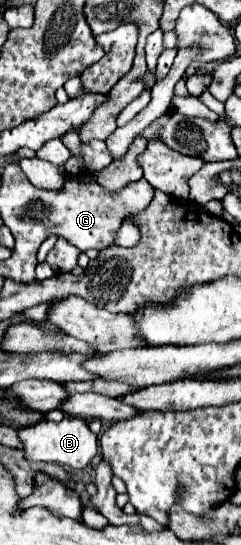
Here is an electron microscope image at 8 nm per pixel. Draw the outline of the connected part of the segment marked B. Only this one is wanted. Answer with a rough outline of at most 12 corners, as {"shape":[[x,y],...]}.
{"shape":[[79,417],[21,427],[29,461],[83,469],[99,453]]}

